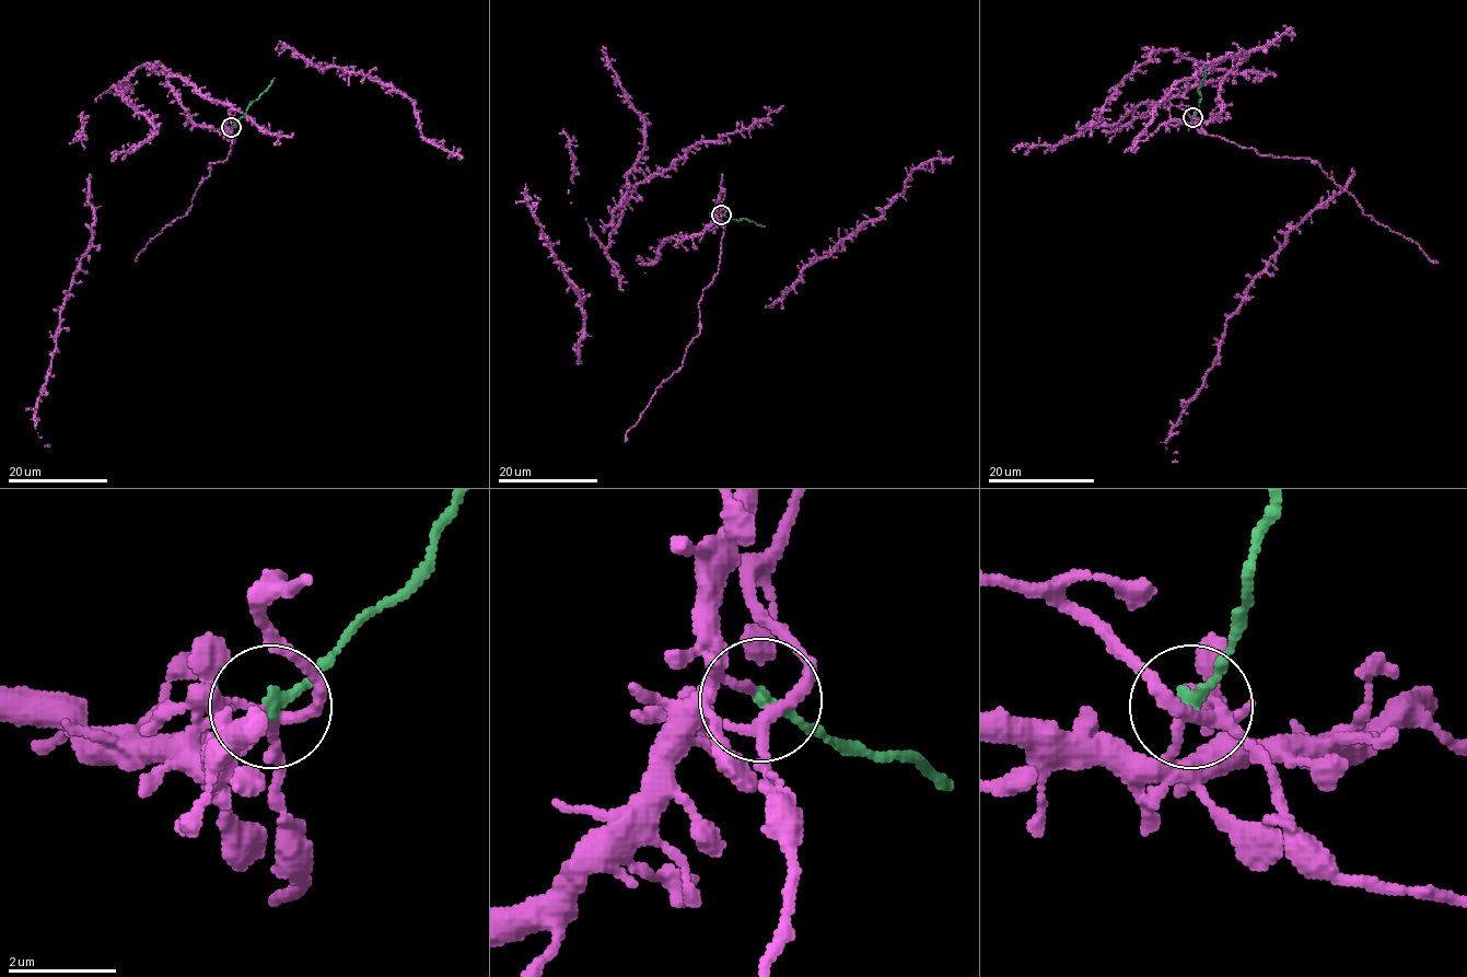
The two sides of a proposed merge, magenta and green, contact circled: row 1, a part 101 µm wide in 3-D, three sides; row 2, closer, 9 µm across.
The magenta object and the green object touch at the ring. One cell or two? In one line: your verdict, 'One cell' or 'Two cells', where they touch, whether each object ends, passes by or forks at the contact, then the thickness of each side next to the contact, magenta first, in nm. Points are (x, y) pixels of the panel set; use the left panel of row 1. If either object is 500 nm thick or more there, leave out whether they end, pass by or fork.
Two cells. Place: (231, 127). At the ring magenta ends. At the ring green ends. Thickness 160 nm (magenta) against 240 nm

